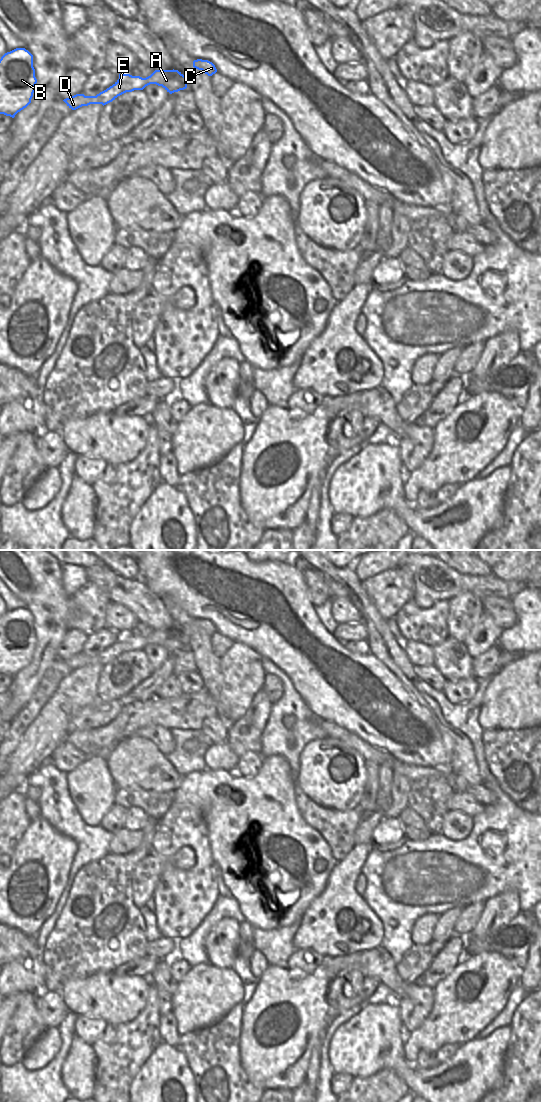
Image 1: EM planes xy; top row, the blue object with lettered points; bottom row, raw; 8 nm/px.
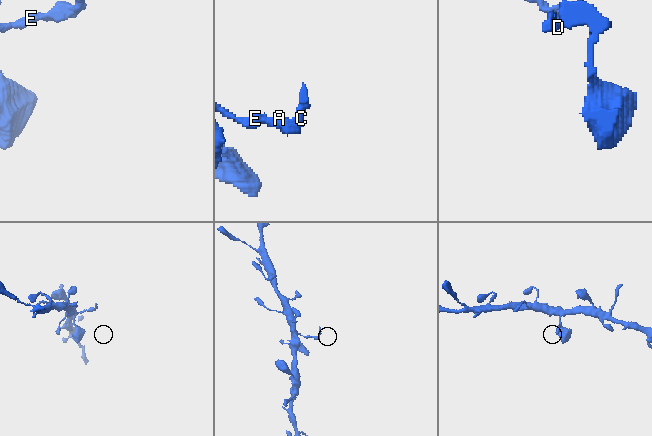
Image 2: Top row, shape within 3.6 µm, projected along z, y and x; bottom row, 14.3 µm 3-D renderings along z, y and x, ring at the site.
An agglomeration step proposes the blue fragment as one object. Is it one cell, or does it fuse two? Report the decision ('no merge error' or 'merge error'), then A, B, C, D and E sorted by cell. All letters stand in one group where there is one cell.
merge error; groups A C E / B D

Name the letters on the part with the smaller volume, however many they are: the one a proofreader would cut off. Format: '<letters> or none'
A, C, E

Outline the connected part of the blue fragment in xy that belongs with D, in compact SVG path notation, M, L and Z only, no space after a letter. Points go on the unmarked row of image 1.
M76 654L70 658L66 658L63 660L69 668L72 670L76 670L82 666L85 666L85 663L89 661L89 659L84 654Z

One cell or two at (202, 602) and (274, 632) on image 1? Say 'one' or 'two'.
one

